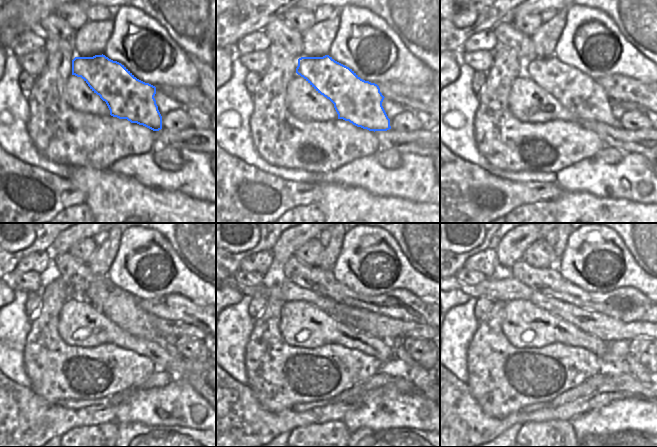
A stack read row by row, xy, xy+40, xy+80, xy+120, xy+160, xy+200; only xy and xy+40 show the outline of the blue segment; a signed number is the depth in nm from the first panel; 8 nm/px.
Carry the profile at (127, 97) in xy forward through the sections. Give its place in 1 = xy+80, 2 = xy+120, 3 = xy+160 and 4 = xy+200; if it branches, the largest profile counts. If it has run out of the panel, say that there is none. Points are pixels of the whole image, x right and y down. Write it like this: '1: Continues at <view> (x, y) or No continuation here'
1: Continues at xy+80 (581, 94)
2: Continues at xy+120 (121, 307)
3: Continues at xy+160 (418, 375)
4: Continues at xy+200 (637, 369)

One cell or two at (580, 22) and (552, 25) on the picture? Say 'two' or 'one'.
two

